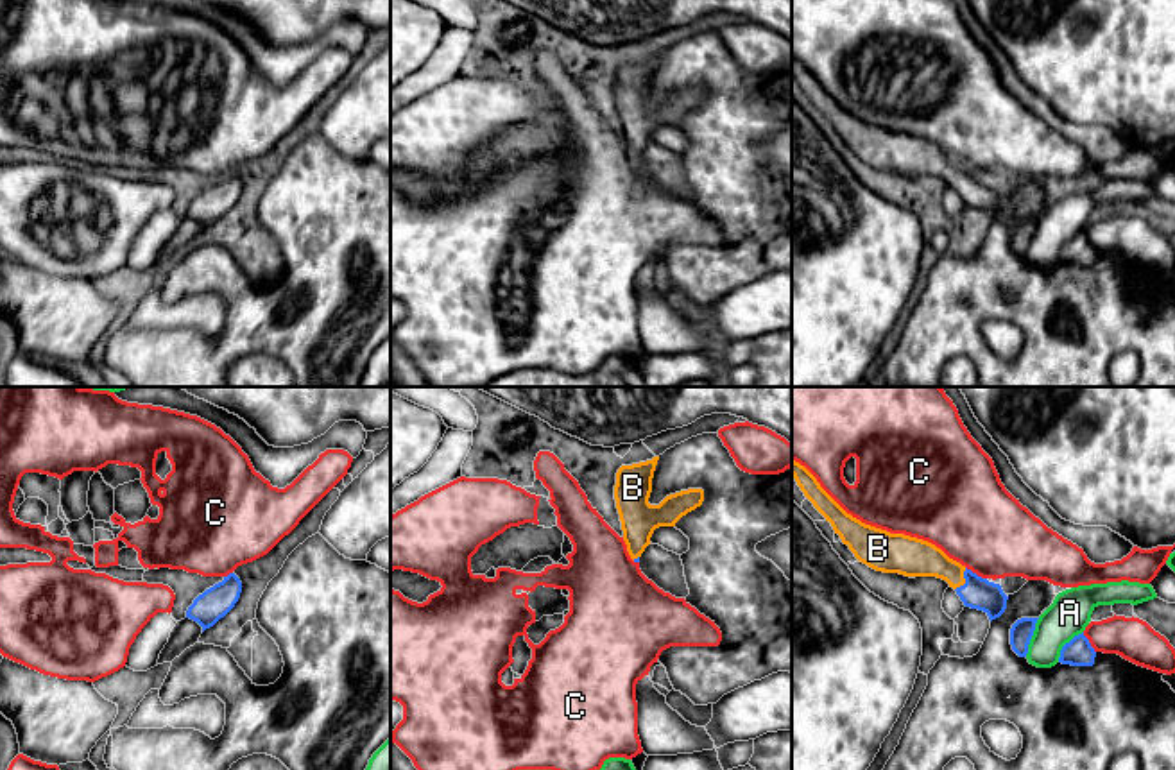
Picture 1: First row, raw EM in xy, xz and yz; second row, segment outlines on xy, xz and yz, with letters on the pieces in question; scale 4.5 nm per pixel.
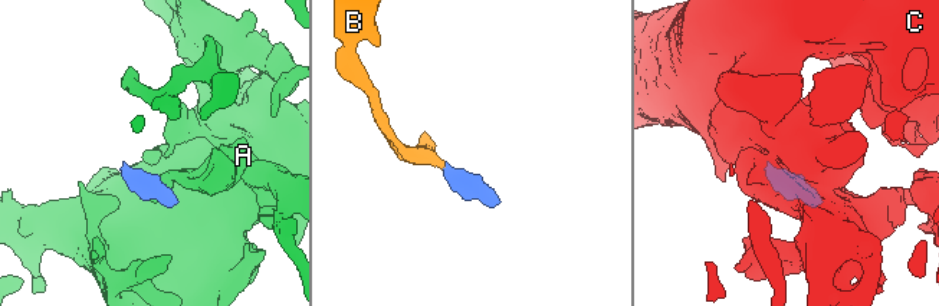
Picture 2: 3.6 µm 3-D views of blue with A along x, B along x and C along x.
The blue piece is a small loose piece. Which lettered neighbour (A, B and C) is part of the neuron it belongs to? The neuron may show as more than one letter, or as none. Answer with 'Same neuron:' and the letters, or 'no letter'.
Same neuron: B

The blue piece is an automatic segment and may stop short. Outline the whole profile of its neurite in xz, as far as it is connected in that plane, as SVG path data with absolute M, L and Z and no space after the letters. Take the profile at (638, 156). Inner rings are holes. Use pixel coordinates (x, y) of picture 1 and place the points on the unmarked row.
M654 56L647 61L622 64L616 72L614 98L623 140L634 161L639 161L656 127L675 125L682 115L704 100L702 88L688 88L666 95L659 104L650 104L648 97L657 59L659 56Z

